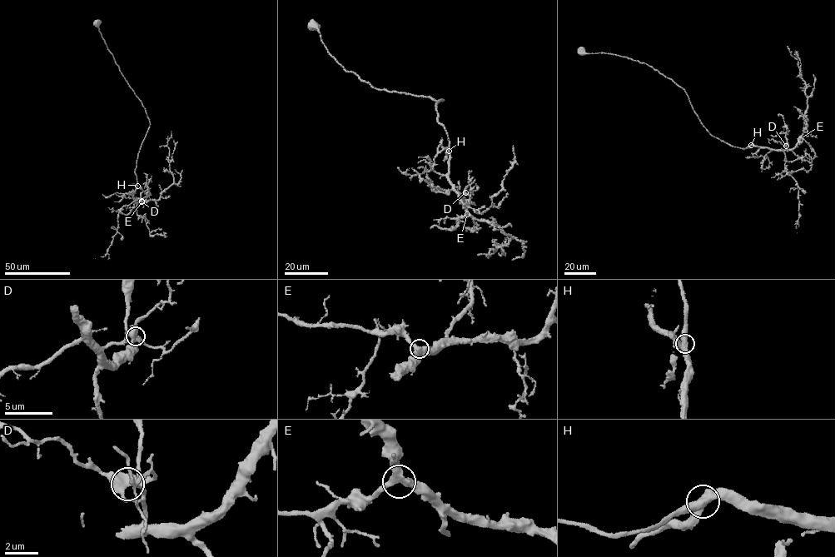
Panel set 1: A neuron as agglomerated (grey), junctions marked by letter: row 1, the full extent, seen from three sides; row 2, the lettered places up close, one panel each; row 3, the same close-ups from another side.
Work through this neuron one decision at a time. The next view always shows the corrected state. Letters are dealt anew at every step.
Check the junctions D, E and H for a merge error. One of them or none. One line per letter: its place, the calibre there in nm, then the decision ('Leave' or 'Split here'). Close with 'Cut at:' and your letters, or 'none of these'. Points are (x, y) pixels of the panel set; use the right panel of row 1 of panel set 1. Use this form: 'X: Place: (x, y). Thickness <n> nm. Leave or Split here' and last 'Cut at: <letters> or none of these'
D: Place: (786, 146). Thickness 480 nm. Leave
E: Place: (800, 139). Thickness 440 nm. Leave
H: Place: (751, 145). Thickness 480 nm. Leave
Cut at: none of these

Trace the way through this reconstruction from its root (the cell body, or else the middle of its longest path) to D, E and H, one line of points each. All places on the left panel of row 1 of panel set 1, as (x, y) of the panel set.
D: (95, 23), (123, 77), (141, 102), (150, 122), (135, 172), (137, 185), (133, 198), (137, 202), (141, 201)
E: (95, 23), (123, 77), (141, 102), (150, 122), (135, 172), (137, 185), (133, 198), (137, 205), (141, 201)
H: (95, 23), (123, 77), (141, 102), (150, 122), (136, 160), (135, 172), (136, 186)

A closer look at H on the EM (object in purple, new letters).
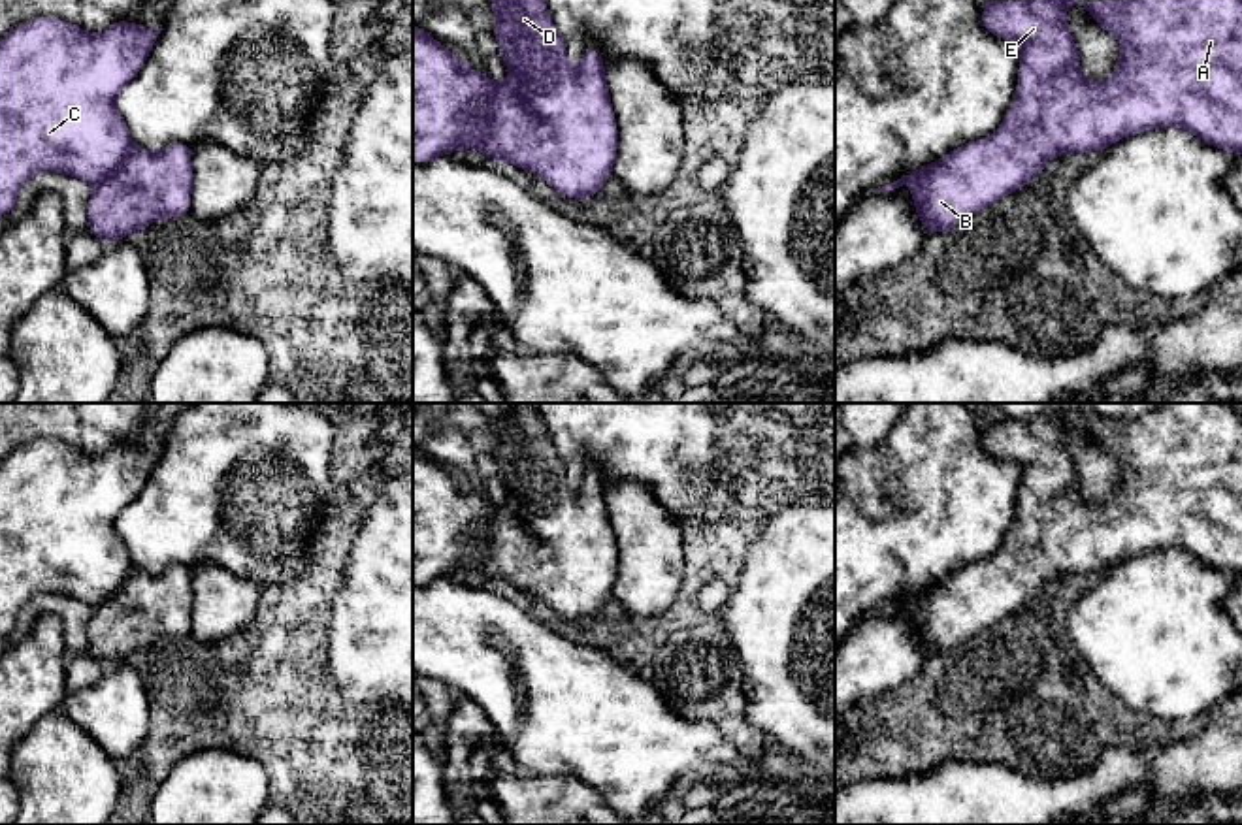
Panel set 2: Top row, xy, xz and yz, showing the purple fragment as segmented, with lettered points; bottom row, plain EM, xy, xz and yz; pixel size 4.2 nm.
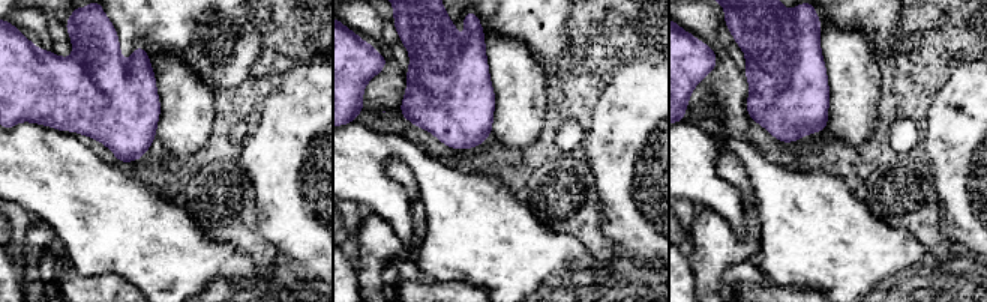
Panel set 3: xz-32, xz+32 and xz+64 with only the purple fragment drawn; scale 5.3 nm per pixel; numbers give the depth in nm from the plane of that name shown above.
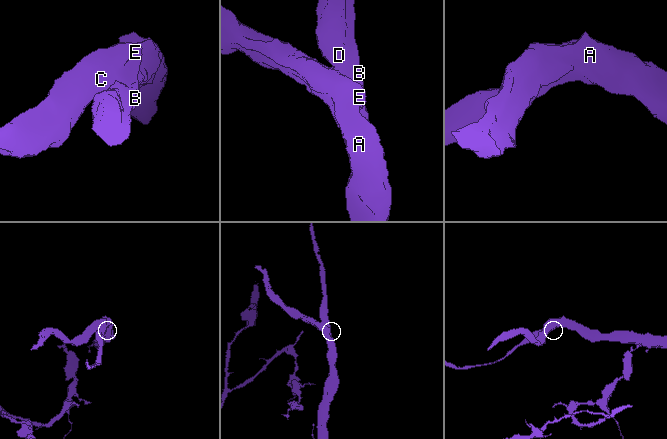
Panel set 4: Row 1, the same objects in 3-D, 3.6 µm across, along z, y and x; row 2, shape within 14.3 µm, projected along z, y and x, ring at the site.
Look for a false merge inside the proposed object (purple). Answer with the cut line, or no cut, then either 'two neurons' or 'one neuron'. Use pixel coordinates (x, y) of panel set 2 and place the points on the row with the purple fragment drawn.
no cut; one neuron

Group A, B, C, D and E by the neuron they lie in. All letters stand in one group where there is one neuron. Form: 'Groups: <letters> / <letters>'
Groups: A B C D E

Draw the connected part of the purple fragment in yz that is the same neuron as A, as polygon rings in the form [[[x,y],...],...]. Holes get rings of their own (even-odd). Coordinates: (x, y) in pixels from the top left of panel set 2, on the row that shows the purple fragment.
[[[986,0],[982,24],[991,36],[1021,47],[1016,98],[1001,126],[989,138],[963,143],[944,158],[878,188],[890,192],[908,183],[914,188],[914,209],[931,235],[952,230],[976,211],[1033,183],[1050,158],[1104,151],[1136,132],[1178,126],[1208,145],[1242,154],[1242,0]],[[1076,2],[1104,32],[1121,41],[1114,73],[1097,85],[1082,73],[1078,47],[1065,21],[1065,9]]]

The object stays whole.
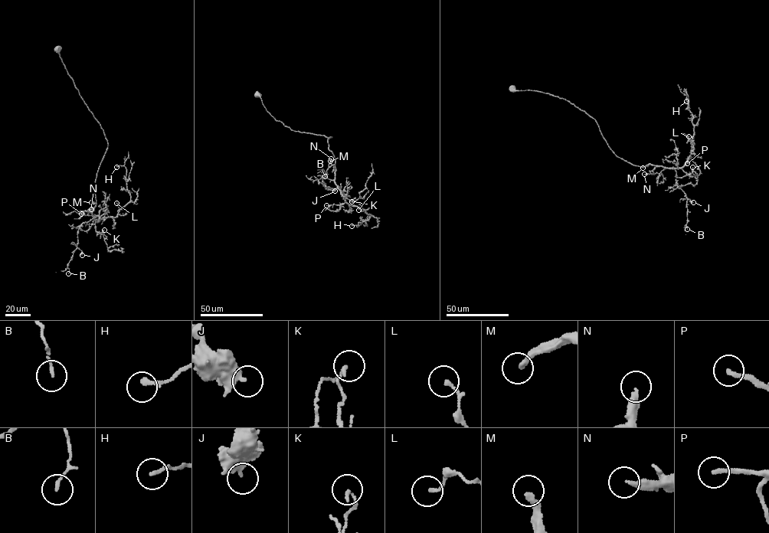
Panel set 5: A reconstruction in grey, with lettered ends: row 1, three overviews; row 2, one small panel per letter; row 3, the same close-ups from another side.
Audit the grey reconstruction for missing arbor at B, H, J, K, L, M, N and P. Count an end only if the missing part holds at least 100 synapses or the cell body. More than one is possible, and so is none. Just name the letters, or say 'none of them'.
M

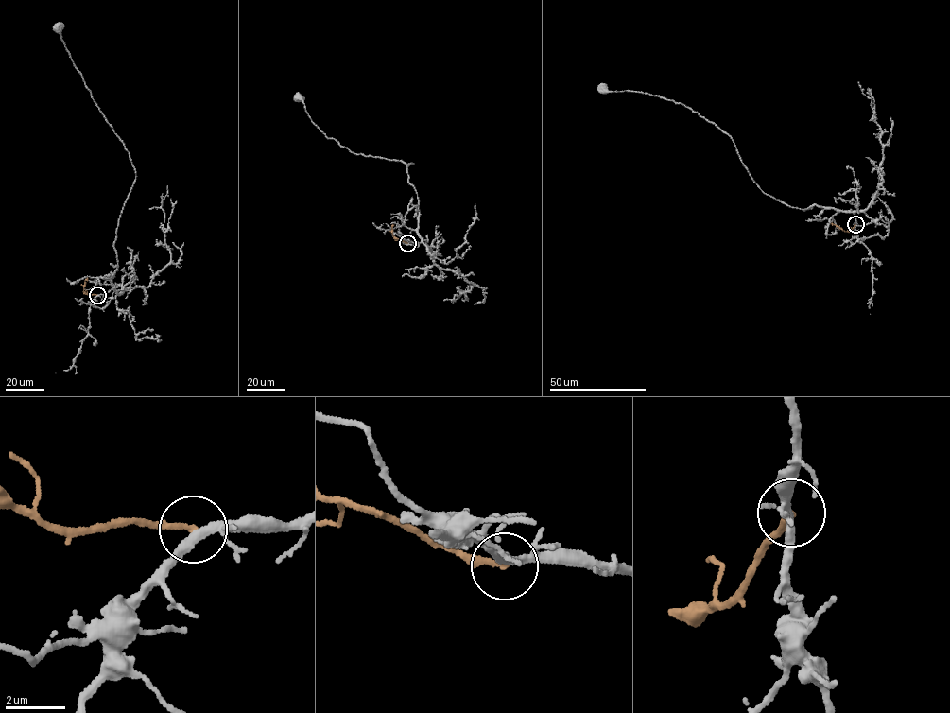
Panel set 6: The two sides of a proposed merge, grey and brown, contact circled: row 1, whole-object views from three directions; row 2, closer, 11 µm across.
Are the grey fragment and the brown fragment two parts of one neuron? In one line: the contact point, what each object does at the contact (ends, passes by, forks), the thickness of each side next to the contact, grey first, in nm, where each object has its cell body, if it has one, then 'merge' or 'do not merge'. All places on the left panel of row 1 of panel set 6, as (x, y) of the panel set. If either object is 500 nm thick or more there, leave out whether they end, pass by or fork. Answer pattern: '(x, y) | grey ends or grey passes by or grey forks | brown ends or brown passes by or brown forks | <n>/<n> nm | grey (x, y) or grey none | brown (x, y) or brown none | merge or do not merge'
(97, 295) | grey forks | brown ends | 240/200 nm | grey (58, 26) | brown none | do not merge

